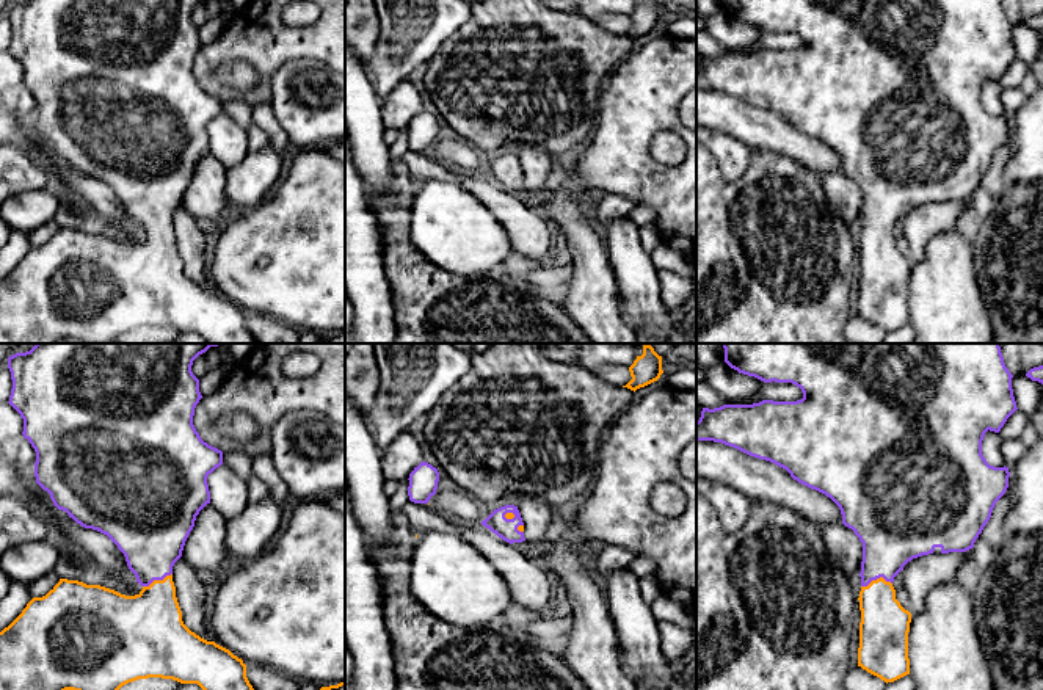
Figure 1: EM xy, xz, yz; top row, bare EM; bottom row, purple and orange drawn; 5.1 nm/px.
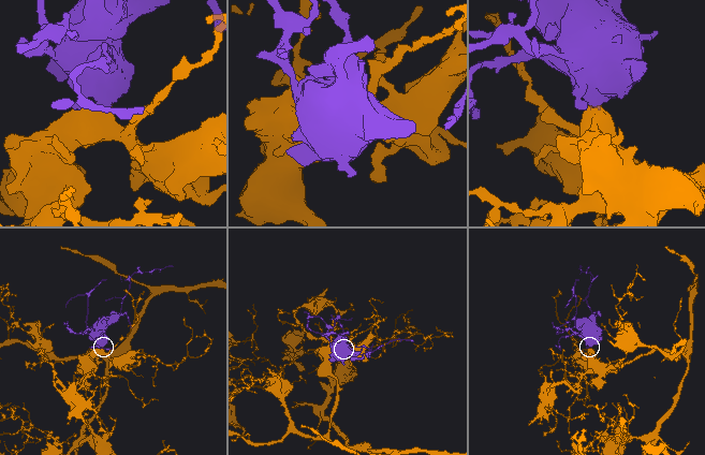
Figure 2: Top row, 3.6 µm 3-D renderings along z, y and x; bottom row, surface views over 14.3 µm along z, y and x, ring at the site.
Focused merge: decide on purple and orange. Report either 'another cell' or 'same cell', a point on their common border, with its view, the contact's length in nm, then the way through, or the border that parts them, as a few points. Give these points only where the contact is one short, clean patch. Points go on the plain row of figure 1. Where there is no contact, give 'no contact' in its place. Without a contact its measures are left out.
same cell | yz (875, 228) | 160 nm

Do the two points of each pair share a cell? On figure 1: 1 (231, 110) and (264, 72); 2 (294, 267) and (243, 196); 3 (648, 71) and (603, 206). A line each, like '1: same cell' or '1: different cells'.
1: different cells
2: different cells
3: different cells

